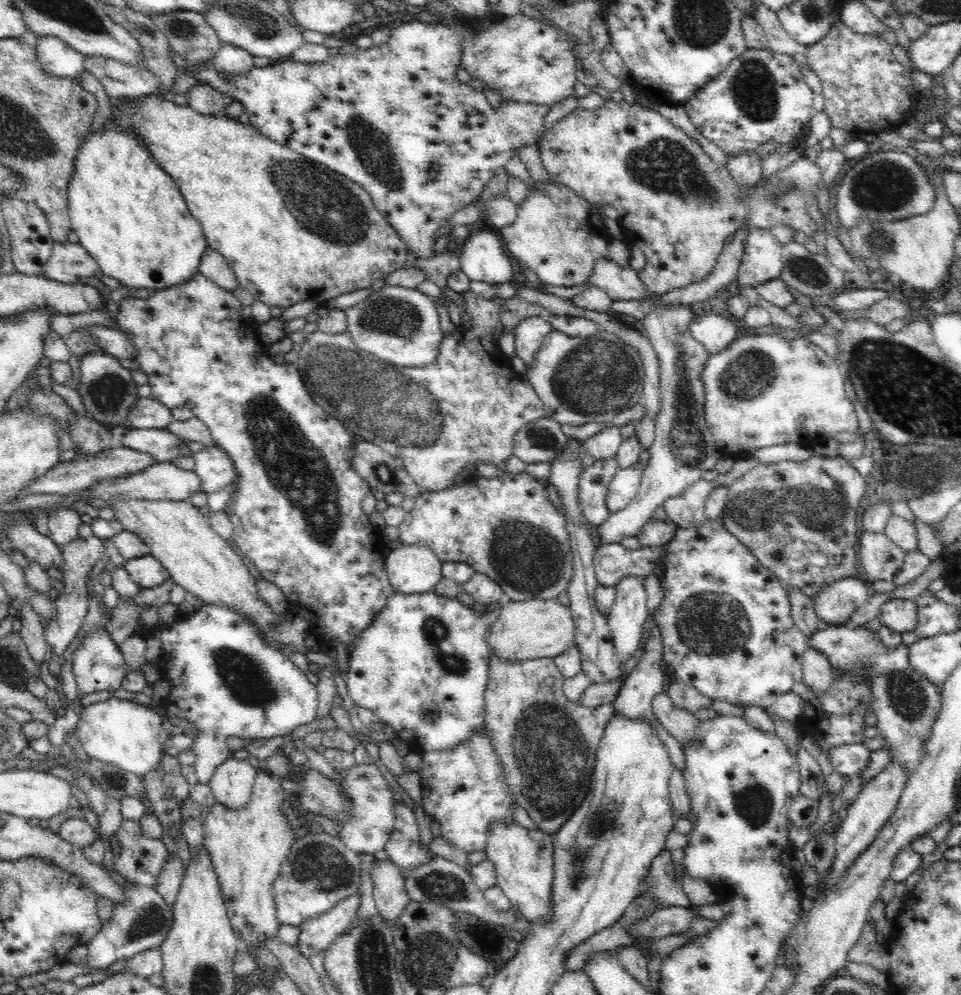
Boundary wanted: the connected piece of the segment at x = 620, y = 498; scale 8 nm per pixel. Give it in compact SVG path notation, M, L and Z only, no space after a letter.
M640 460L628 468L619 468L609 482L606 504L610 512L622 510L636 495L646 465Z

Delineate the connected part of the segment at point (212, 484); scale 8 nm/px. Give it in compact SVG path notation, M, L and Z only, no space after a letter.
M216 444L197 452L193 460L194 471L200 479L200 492L204 495L223 490L233 480L233 460Z

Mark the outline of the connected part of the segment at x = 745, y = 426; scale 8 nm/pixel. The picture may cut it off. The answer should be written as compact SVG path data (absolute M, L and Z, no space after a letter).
M773 329L755 331L747 331L746 333L740 333L734 342L730 343L728 348L716 354L709 354L704 368L698 372L698 377L702 381L702 387L704 387L704 420L708 425L708 430L715 438L715 443L718 448L726 448L728 452L736 454L736 452L744 452L744 454L752 454L755 450L763 449L769 446L778 446L786 443L794 443L802 445L811 451L815 446L822 444L829 438L835 438L838 433L849 432L855 434L858 432L858 417L856 417L856 411L854 411L854 405L850 398L844 391L844 377L836 365L836 361L832 359L824 350L814 345L806 338L791 338L782 337L777 335Z

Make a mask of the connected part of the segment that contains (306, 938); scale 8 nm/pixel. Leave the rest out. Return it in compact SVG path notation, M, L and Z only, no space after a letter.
M358 893L337 902L329 911L304 920L299 927L295 944L308 960L326 952L342 932L345 932L358 916L360 897Z

